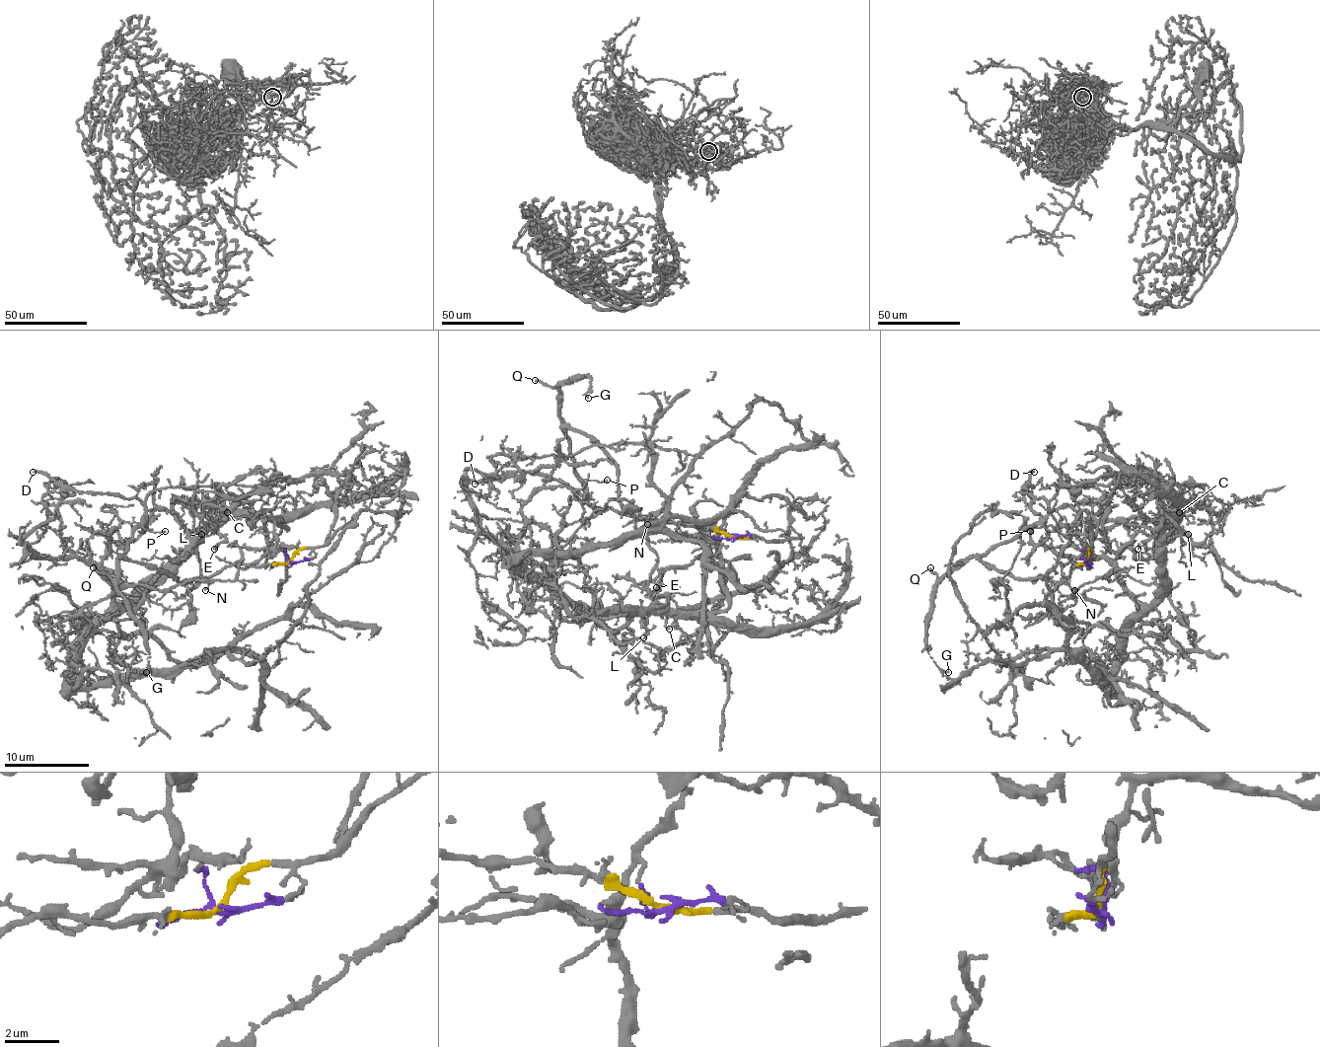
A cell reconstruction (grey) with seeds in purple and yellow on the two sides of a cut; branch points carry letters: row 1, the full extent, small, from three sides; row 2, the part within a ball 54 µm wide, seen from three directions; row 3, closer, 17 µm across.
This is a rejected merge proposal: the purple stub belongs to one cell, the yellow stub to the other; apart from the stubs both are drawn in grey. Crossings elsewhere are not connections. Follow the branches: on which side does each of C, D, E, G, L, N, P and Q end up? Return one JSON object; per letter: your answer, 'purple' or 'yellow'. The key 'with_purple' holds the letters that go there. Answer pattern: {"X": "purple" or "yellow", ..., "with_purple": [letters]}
{"C": "purple", "D": "yellow", "E": "purple", "G": "yellow", "L": "purple", "N": "yellow", "P": "yellow", "Q": "yellow", "with_purple": ["C", "E", "L"]}

